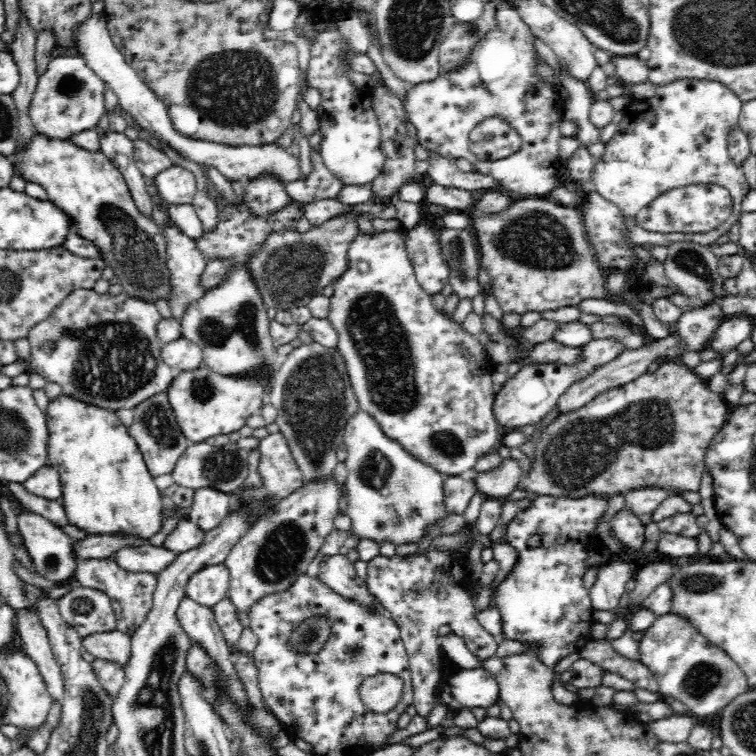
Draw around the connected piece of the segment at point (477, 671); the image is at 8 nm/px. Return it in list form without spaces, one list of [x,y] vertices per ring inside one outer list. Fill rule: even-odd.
[[[483,667],[473,669],[457,669],[449,680],[451,694],[464,707],[487,709],[497,704],[499,684]]]

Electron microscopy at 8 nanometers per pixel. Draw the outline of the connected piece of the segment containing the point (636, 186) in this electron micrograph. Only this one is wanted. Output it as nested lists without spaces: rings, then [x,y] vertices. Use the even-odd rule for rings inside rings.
[[[680,78],[676,82],[670,82],[664,86],[655,86],[656,94],[646,102],[633,100],[623,109],[623,119],[617,124],[617,129],[613,137],[605,144],[604,154],[596,160],[592,170],[591,178],[596,186],[596,191],[606,200],[614,203],[624,213],[626,228],[628,228],[628,240],[631,243],[646,245],[658,245],[668,247],[671,242],[679,242],[685,239],[694,240],[702,246],[710,245],[716,240],[727,235],[733,224],[739,222],[743,212],[742,199],[751,189],[744,177],[742,167],[732,162],[727,148],[729,145],[729,134],[732,126],[736,126],[739,121],[742,101],[738,99],[720,82],[702,81],[694,78]],[[709,183],[723,186],[732,195],[732,215],[725,224],[716,230],[704,234],[686,236],[682,233],[662,234],[648,232],[638,226],[636,215],[641,208],[648,206],[654,198],[668,190],[690,185],[708,185]]]

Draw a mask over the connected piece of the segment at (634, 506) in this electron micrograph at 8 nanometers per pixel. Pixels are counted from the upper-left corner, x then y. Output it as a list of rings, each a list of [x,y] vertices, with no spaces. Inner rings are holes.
[[[658,487],[640,488],[624,496],[624,506],[628,511],[633,512],[642,524],[646,525],[652,522],[652,514],[669,496],[672,496],[672,493]]]

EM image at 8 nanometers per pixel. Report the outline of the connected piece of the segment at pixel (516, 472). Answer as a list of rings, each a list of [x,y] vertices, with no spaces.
[[[510,457],[503,460],[497,468],[479,473],[474,481],[478,492],[504,501],[519,488],[522,476],[520,462]]]

